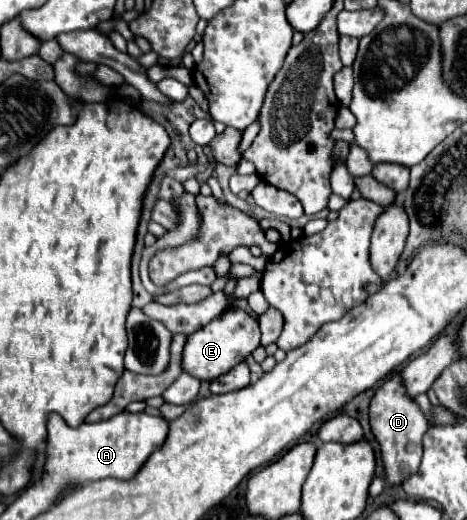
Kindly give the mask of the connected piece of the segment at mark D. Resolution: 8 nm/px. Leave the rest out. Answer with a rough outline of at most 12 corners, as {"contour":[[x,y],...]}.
{"contour":[[397,373],[373,397],[371,431],[385,481],[419,469],[429,429]]}

